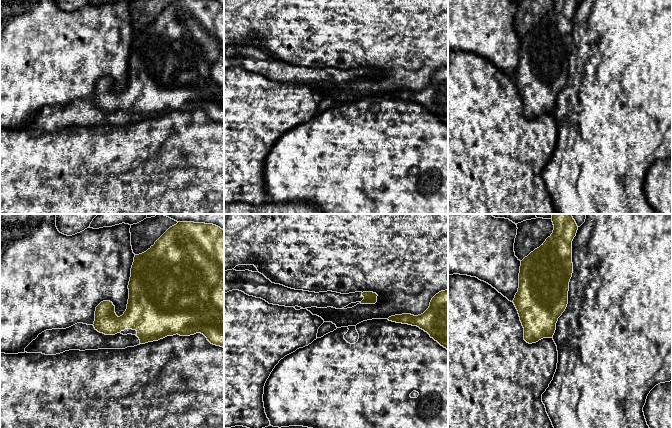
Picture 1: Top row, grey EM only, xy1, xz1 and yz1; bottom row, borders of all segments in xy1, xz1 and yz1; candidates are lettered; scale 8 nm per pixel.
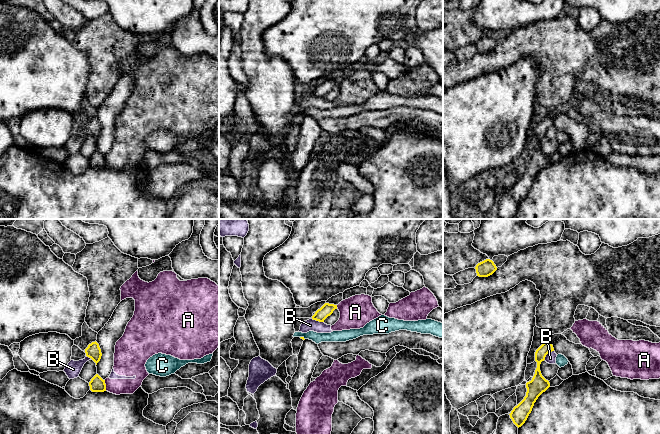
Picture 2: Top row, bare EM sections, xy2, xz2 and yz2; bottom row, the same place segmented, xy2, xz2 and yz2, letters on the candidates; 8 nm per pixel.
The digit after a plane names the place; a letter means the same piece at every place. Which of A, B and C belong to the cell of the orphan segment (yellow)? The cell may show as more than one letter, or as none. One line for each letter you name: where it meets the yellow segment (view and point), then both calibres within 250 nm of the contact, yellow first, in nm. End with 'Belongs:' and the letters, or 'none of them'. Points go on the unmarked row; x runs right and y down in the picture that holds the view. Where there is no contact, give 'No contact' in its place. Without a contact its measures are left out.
Belongs: none of them

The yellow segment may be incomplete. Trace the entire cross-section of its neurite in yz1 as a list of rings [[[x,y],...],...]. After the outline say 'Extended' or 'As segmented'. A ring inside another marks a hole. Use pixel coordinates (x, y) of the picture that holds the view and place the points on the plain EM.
[[[553,0],[550,13],[521,37],[519,64],[513,79],[524,104],[524,116],[536,119],[543,114],[552,114],[558,94],[568,80],[569,58],[573,49],[572,17],[577,0]]]. As segmented

